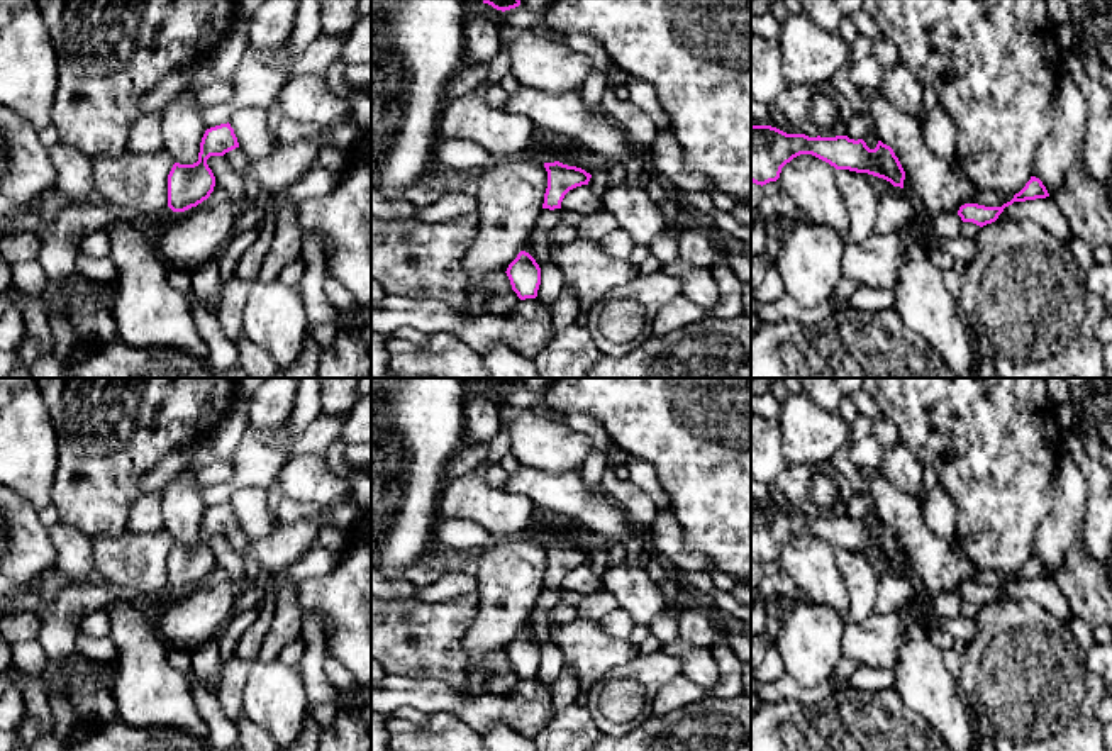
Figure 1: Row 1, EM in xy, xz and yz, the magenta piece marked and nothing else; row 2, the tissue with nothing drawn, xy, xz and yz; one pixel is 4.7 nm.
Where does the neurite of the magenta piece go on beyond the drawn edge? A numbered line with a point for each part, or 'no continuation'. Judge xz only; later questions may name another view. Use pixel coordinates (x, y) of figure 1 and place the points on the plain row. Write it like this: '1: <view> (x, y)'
no continuation

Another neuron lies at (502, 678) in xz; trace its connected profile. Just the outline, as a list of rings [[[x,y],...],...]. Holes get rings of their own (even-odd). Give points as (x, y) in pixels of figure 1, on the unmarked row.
[[[493,653],[488,659],[488,685],[486,692],[495,695],[507,695],[520,681],[512,670],[507,653]]]

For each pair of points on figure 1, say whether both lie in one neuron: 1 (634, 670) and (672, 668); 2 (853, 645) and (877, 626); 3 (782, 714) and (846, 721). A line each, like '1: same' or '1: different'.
1: same
2: same
3: same

